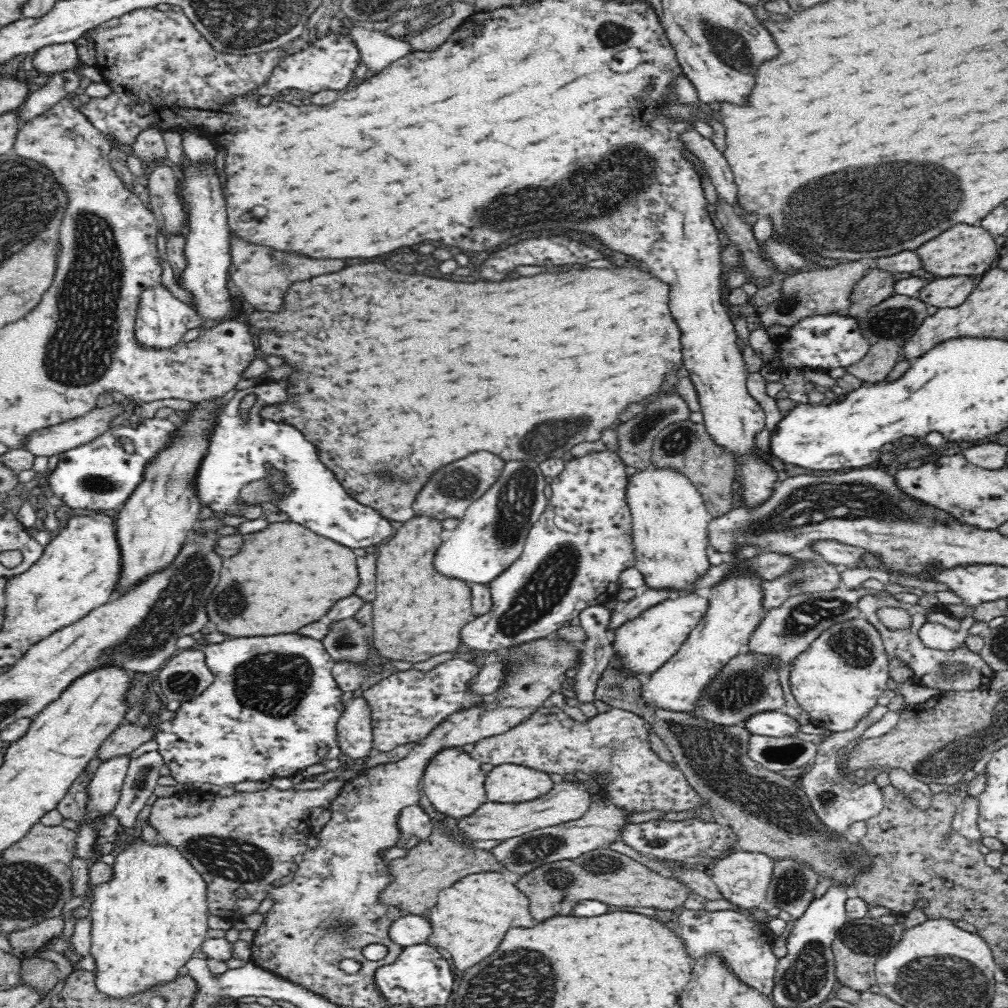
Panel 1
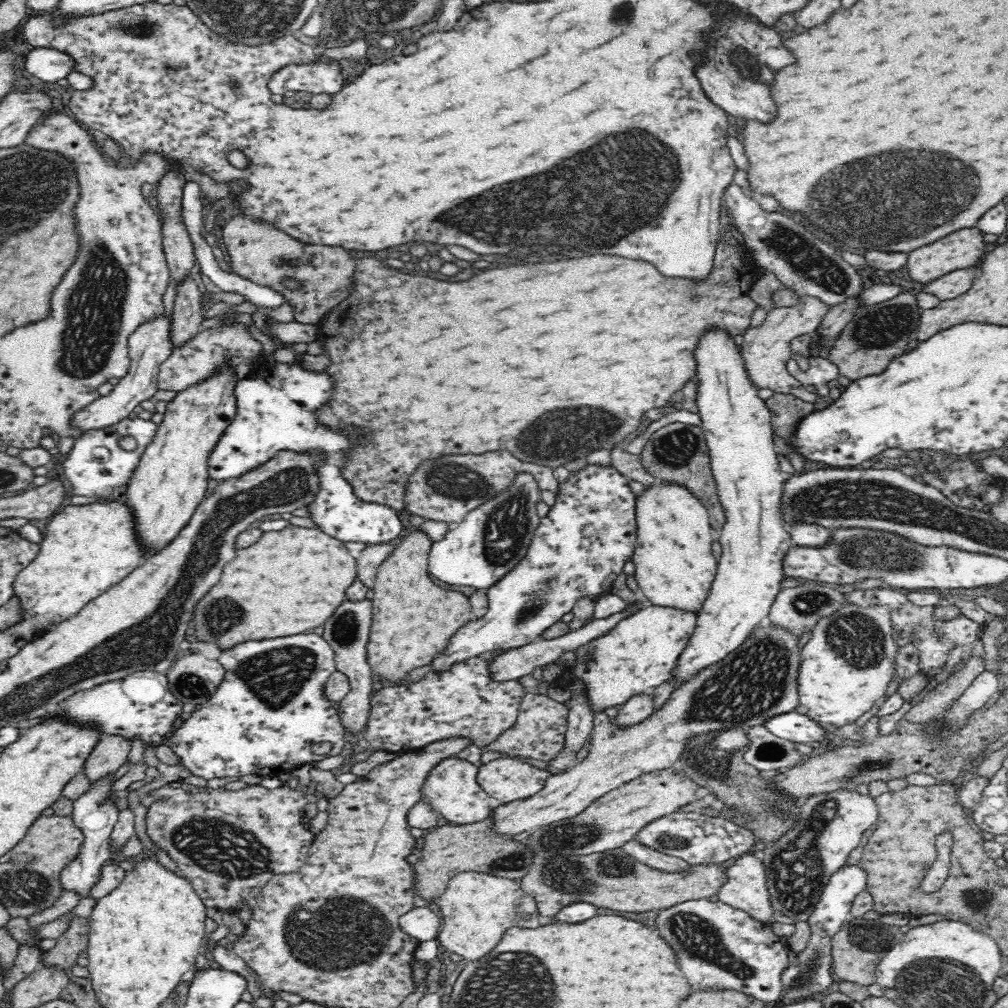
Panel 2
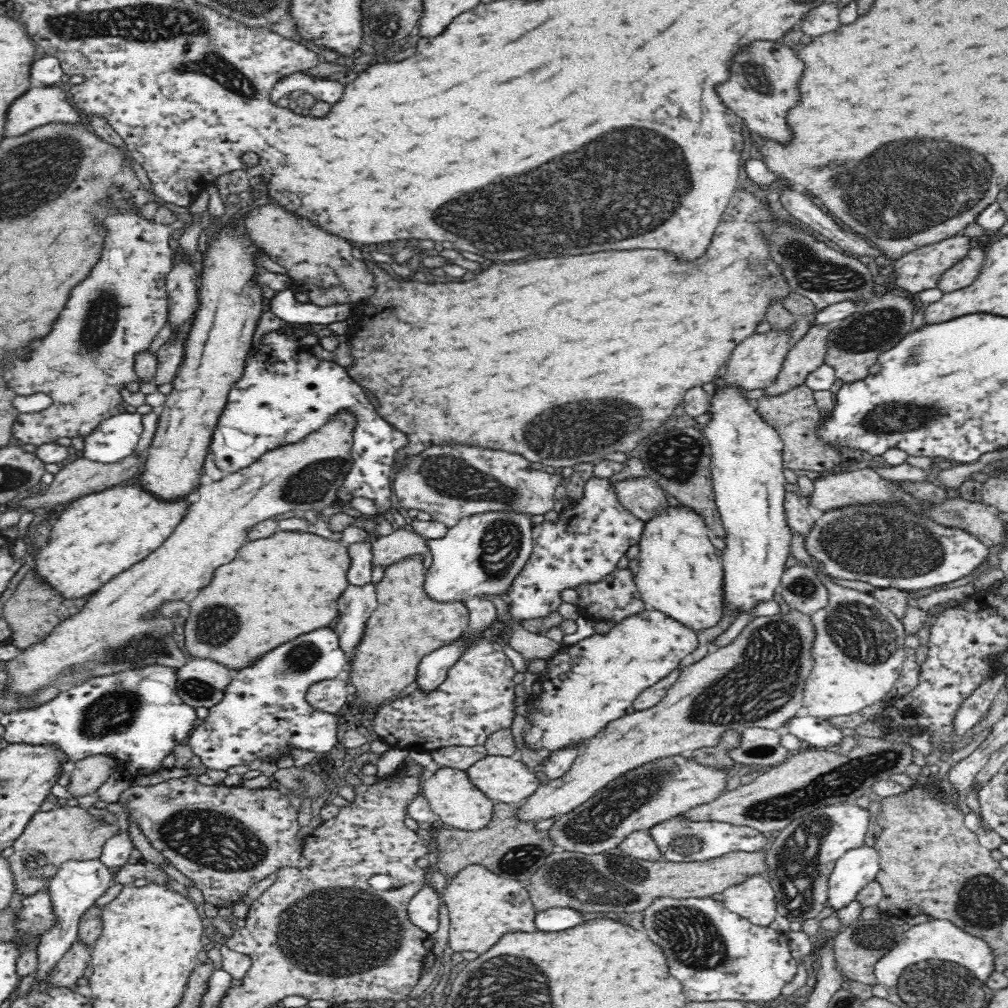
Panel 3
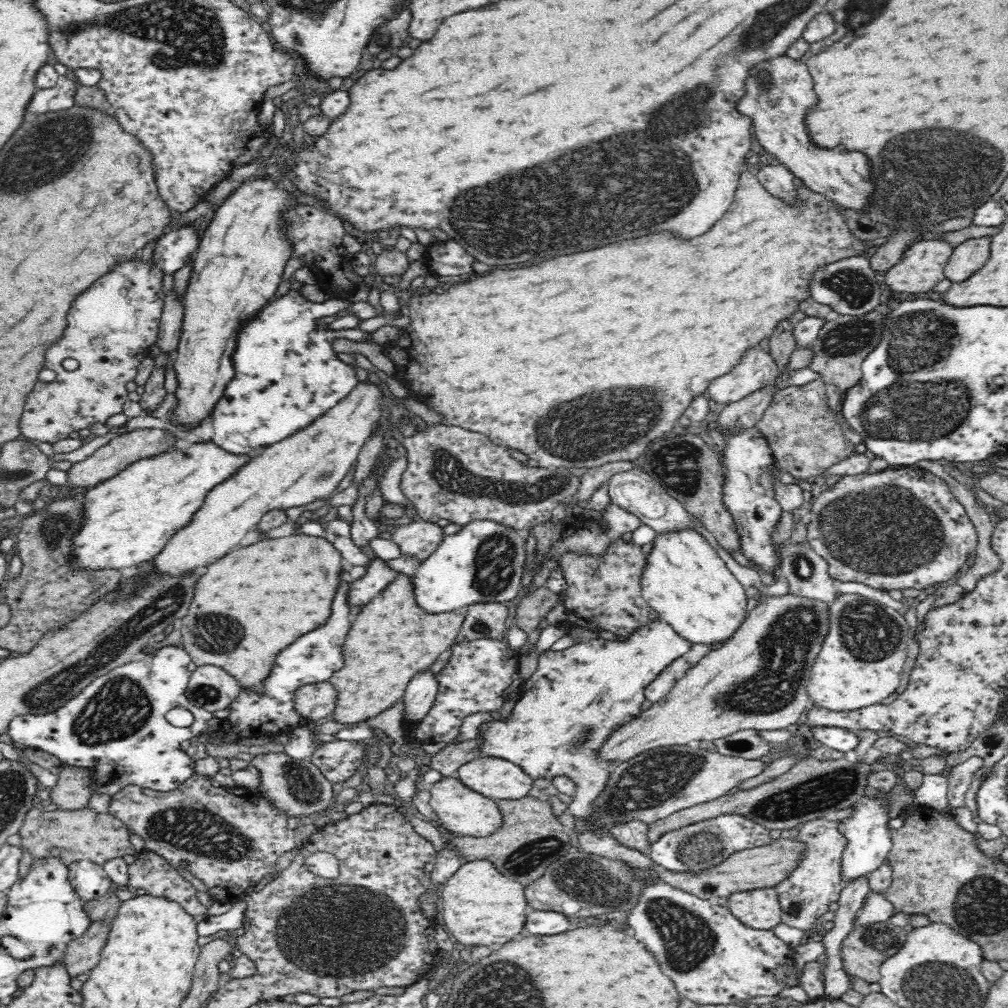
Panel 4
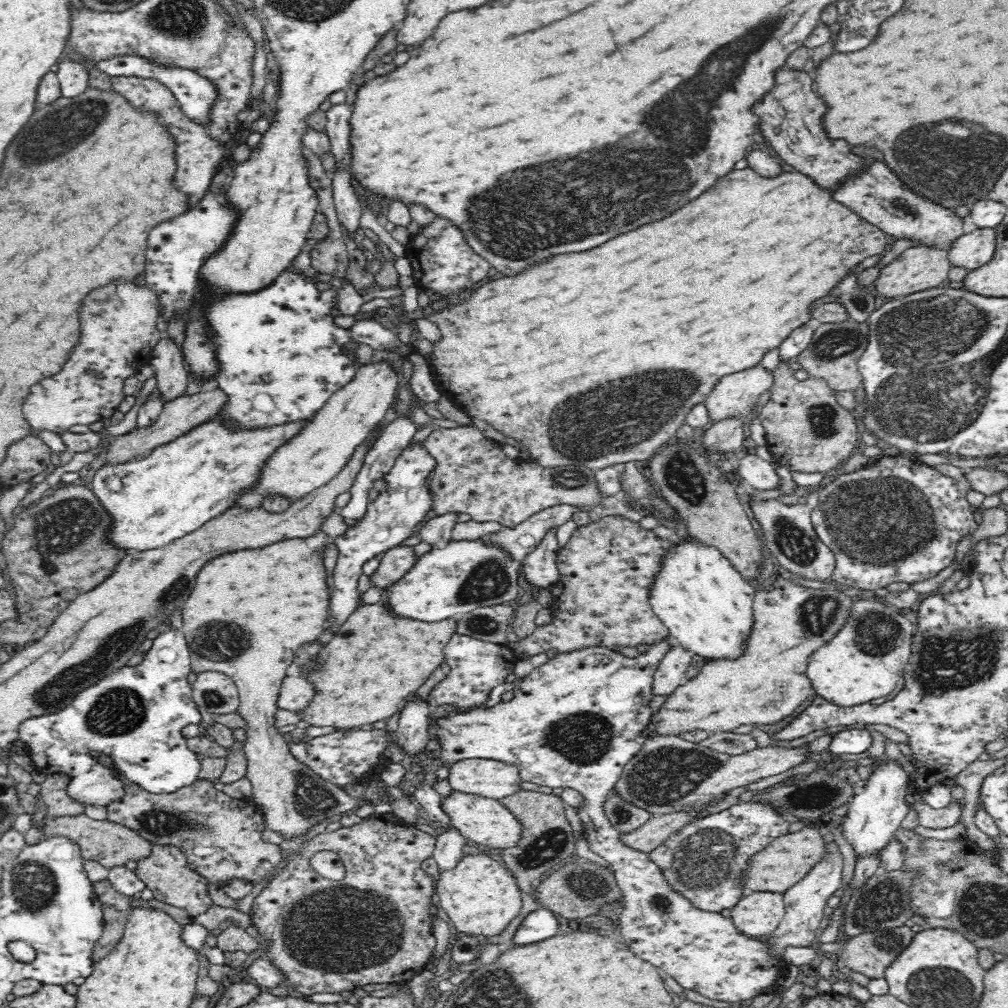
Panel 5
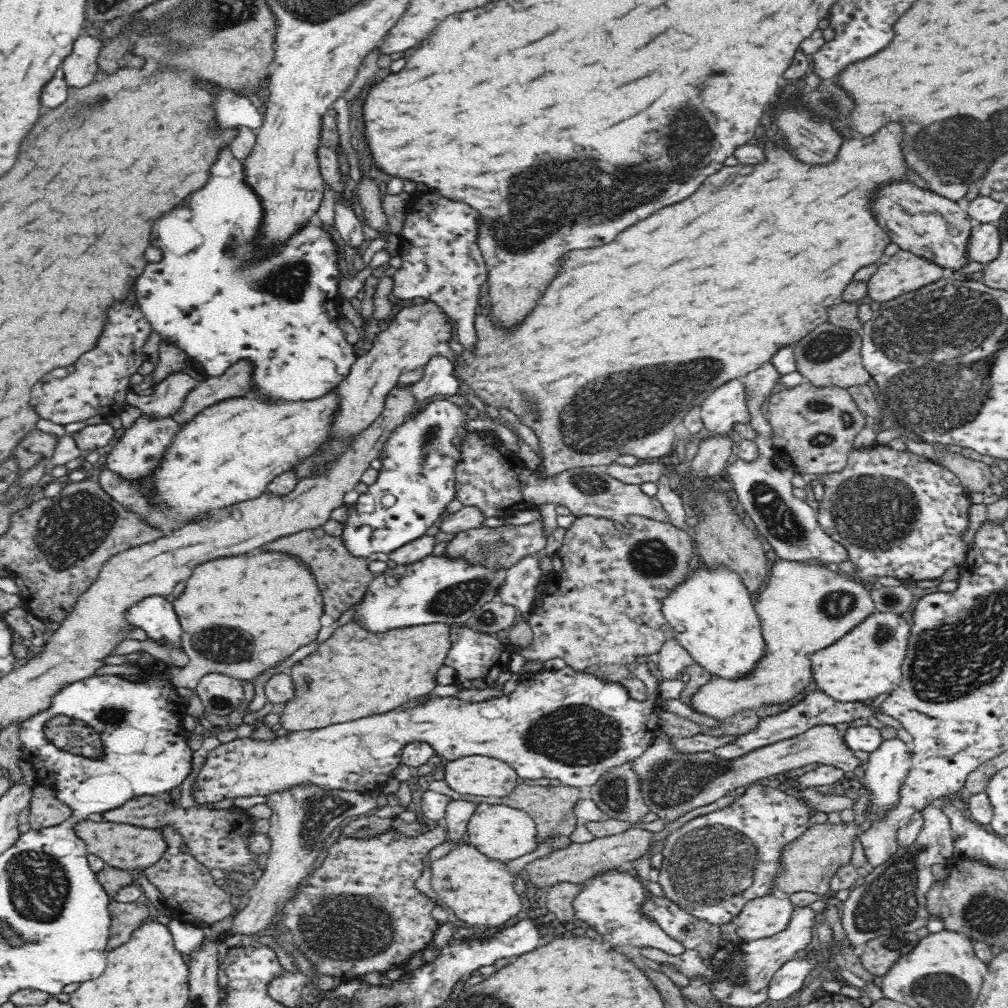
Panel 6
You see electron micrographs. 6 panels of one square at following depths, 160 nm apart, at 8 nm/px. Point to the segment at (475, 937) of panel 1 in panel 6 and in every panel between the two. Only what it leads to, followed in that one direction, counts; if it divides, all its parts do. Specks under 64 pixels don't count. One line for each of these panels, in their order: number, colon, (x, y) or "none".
2: (476, 909)
3: (482, 906)
4: (479, 906)
5: (479, 895)
6: (482, 892)

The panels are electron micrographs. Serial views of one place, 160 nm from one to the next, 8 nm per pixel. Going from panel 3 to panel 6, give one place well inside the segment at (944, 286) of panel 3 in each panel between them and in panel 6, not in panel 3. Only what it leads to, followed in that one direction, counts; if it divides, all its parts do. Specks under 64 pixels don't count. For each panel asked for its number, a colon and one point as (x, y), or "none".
4: (972, 254)
5: (975, 248)
6: (984, 246)

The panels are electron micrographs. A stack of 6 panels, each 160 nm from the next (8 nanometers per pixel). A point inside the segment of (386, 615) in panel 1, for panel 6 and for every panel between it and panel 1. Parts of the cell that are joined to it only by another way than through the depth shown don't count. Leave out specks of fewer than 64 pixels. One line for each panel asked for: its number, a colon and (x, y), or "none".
2: (413, 619)
3: (406, 625)
4: (391, 639)
5: (377, 659)
6: (352, 675)

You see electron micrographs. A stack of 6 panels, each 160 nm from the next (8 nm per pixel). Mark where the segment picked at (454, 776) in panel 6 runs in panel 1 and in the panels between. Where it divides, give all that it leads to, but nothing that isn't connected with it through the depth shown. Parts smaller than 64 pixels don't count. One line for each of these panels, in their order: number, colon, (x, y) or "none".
1: (507, 783)
2: (507, 779)
3: (502, 779)
4: (495, 778)
5: (492, 779)

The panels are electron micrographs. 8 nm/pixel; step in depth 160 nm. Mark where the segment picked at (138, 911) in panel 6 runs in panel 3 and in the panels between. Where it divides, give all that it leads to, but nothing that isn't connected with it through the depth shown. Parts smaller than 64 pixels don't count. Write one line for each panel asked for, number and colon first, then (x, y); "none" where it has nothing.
3: (70, 967)
4: (82, 955)
5: (115, 920)

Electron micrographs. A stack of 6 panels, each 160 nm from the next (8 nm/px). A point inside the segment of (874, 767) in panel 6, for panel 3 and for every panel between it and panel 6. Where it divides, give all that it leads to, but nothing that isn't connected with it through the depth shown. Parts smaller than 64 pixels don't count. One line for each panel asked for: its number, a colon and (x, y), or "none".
3: (854, 870)
4: (868, 843)
5: (872, 817)

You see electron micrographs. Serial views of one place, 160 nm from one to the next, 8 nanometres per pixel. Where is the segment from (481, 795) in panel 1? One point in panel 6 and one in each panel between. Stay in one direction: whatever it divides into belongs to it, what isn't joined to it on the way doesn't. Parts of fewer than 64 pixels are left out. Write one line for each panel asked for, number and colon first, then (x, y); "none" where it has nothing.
2: (452, 789)
3: (452, 796)
4: (460, 809)
5: (485, 821)
6: (500, 832)

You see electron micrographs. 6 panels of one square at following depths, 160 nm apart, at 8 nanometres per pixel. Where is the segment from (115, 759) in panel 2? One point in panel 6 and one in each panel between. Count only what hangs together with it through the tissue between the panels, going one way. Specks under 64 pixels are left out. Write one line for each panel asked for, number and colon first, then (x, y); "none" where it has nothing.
3: (87, 774)
4: (73, 790)
5: (53, 794)
6: (46, 810)

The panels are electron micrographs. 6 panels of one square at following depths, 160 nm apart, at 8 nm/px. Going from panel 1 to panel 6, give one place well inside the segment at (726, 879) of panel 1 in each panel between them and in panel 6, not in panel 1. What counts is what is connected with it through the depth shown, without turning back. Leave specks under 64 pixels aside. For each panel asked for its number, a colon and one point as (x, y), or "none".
2: (746, 888)
3: (754, 899)
4: (759, 908)
5: (757, 914)
6: (767, 915)

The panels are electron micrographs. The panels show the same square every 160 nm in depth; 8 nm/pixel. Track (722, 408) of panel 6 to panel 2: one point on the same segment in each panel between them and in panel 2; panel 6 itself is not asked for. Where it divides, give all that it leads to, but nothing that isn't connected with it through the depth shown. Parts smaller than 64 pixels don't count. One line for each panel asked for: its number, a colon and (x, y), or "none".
2: (764, 348)
3: (756, 362)
4: (757, 369)
5: (736, 394)

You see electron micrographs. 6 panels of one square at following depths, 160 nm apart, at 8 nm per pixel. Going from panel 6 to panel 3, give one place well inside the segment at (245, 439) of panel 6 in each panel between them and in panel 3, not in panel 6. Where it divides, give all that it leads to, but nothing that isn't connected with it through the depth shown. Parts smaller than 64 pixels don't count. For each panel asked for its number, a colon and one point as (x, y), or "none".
3: (100, 535)
4: (126, 520)
5: (154, 500)

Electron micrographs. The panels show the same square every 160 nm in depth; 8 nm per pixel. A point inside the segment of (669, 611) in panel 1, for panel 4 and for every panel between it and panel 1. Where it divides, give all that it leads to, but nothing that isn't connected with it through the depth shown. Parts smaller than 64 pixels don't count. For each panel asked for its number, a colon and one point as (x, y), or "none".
2: (641, 652)
3: (589, 684)
4: (579, 696)

